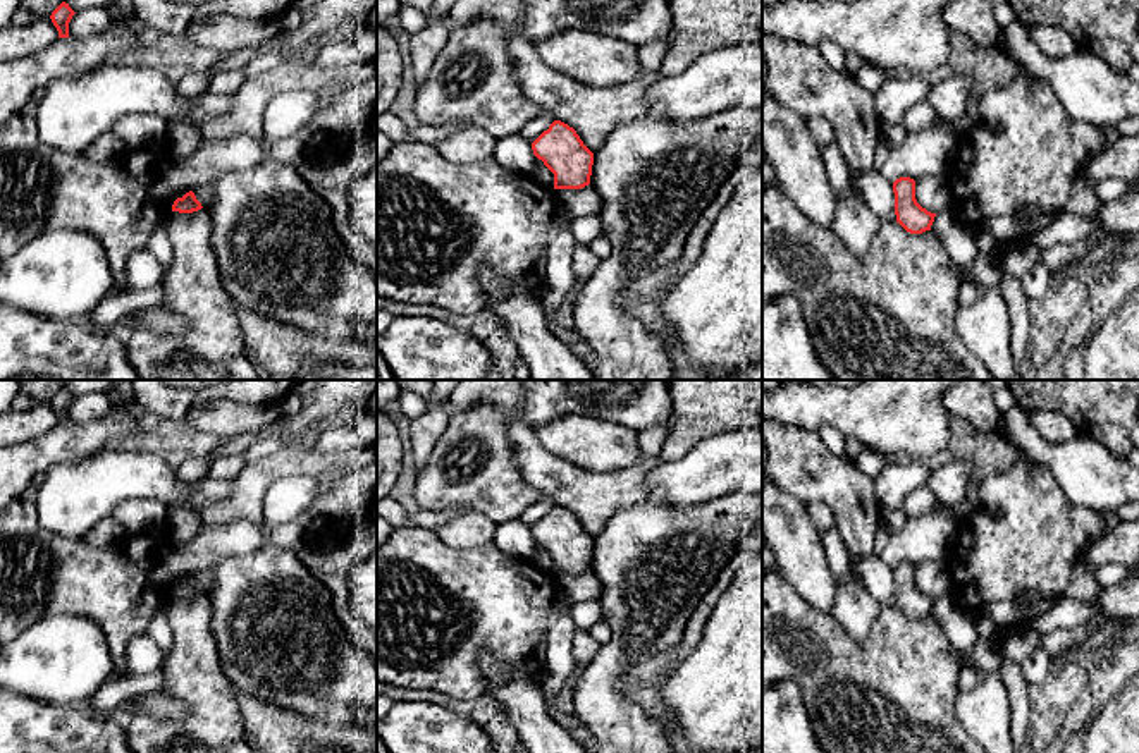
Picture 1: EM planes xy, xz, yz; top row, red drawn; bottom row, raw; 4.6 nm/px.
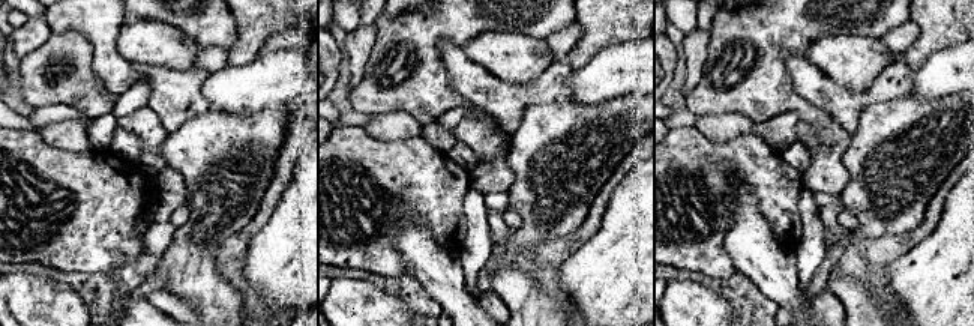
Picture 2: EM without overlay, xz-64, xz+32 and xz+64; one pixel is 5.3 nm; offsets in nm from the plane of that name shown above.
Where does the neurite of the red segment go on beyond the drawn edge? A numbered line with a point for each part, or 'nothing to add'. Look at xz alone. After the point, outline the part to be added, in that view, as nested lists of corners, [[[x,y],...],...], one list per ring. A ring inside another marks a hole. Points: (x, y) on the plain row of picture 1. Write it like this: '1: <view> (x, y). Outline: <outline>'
nothing to add

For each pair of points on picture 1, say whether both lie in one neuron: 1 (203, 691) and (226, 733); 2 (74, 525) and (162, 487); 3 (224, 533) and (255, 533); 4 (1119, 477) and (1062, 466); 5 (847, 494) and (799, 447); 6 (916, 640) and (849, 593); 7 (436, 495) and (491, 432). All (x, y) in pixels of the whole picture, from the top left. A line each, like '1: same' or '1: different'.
1: same
2: same
3: same
4: same
5: same
6: different
7: same

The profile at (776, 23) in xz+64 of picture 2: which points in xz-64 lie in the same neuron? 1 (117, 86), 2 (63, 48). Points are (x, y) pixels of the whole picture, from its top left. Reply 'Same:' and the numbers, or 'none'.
Same: 2

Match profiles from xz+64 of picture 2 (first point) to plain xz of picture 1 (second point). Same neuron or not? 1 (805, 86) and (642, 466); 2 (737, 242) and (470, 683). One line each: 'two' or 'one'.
1: one
2: two

